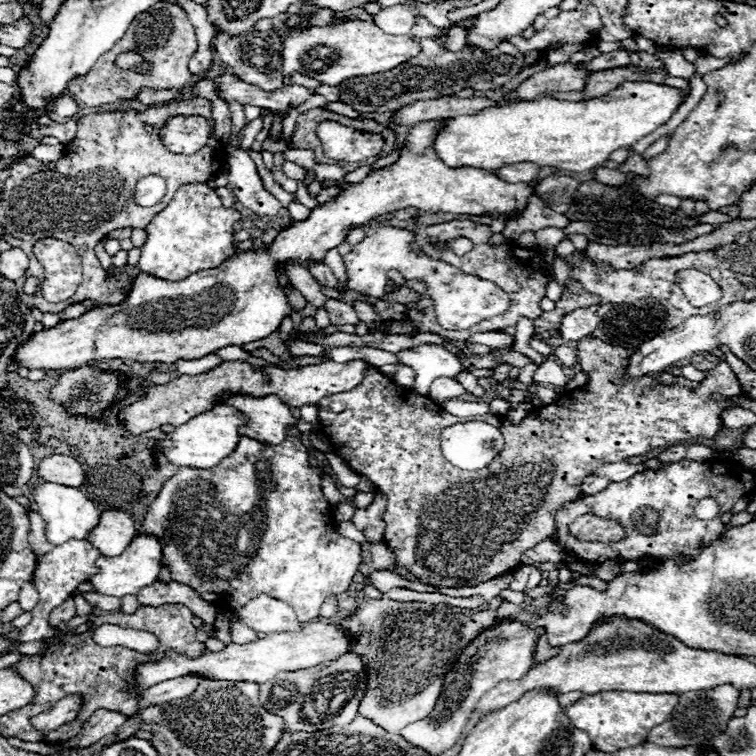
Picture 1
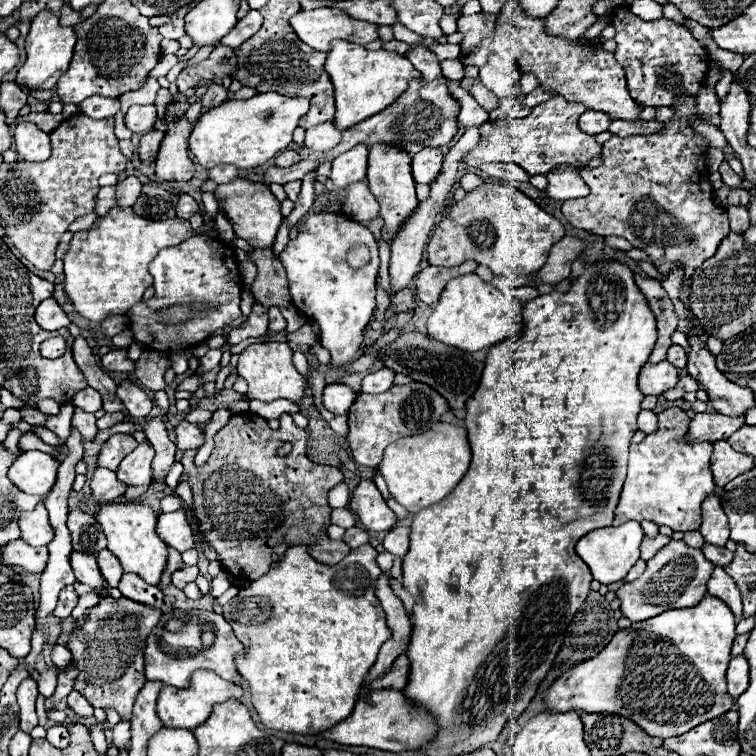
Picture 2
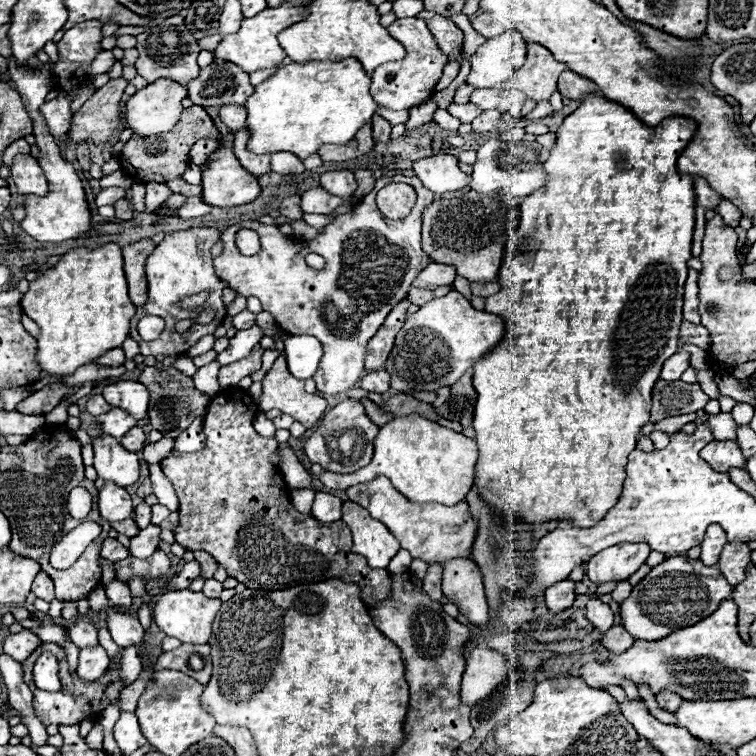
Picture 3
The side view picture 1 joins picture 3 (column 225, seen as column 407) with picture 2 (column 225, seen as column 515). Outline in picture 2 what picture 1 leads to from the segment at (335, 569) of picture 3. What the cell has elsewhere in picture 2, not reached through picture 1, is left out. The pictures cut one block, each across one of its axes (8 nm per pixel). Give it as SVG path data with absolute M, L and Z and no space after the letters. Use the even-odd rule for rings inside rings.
M240 412L228 420L214 436L214 450L206 466L196 468L192 462L182 462L188 466L182 480L188 482L194 496L194 512L198 516L198 526L208 542L208 546L218 554L218 562L236 578L256 580L274 566L274 546L286 542L288 546L312 546L312 556L318 562L328 566L338 564L348 552L350 546L342 540L330 540L326 528L330 524L330 506L326 502L328 490L344 480L342 472L334 466L322 466L308 460L306 452L308 434L300 430L290 414L280 416L280 428L270 430L262 416L252 412ZM282 442L292 442L292 452L286 458L280 458L276 452Z

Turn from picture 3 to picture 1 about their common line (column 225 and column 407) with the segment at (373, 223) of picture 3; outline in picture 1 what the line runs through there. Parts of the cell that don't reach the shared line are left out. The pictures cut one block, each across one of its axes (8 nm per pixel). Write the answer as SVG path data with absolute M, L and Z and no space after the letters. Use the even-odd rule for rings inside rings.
M388 226L370 228L364 234L364 240L360 244L354 244L352 252L344 256L348 288L360 294L380 298L386 294L386 286L392 284L386 278L386 272L390 268L396 268L404 276L404 280L422 280L426 284L427 295L434 302L433 307L440 326L446 330L466 330L476 322L476 318L478 322L482 322L484 318L492 318L508 310L510 296L504 290L494 286L492 282L464 274L459 268L445 262L432 260L422 252L410 252L408 248L410 242L414 242L414 236L408 230L388 228Z

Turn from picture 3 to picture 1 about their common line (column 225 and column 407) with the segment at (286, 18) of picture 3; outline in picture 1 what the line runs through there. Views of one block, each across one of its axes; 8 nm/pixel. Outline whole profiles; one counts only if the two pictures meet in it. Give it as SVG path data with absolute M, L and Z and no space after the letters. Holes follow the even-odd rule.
M362 20L340 22L328 26L314 26L292 30L282 42L282 72L290 78L294 72L300 72L308 78L316 78L326 86L340 86L344 80L356 76L380 74L396 68L420 52L420 46L410 40L410 36L392 36L384 34L378 26Z

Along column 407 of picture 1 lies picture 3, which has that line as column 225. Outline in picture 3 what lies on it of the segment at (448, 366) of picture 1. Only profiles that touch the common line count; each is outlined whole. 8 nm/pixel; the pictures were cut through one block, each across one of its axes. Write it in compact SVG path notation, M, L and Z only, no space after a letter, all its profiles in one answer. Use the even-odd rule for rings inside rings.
M252 326L248 330L238 330L234 338L230 338L230 346L218 354L218 362L224 364L232 364L236 360L242 360L244 356L248 356L248 352L252 352L252 348L260 342L260 338L264 336L264 330L260 326Z

